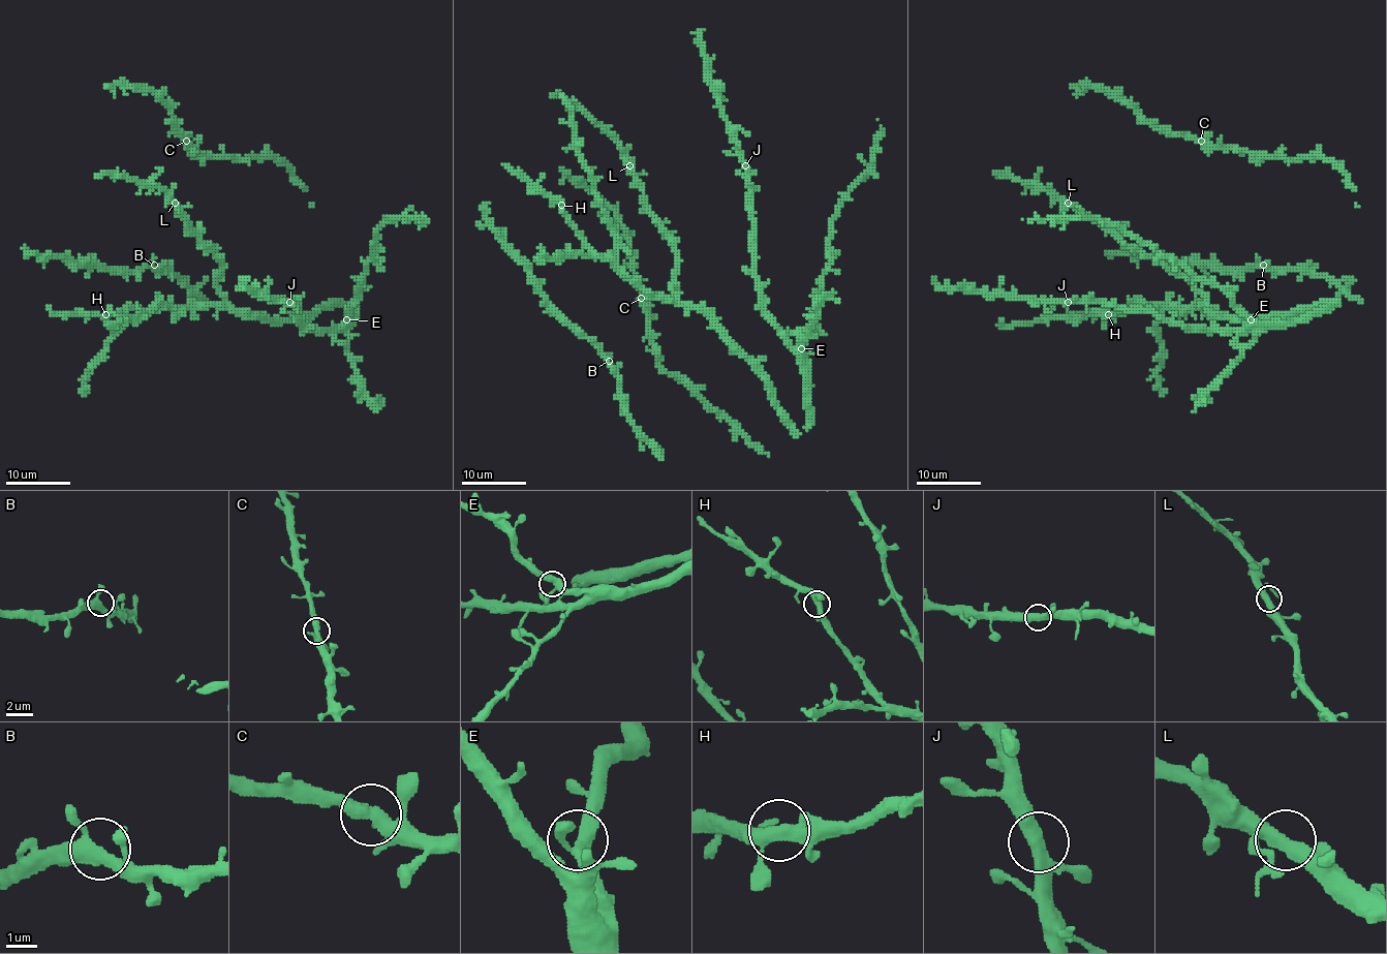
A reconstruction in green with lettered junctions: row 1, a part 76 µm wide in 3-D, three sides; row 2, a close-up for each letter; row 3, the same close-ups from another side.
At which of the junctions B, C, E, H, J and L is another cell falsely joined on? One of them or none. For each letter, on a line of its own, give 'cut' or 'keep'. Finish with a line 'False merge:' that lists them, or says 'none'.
B: keep
C: keep
E: keep
H: keep
J: keep
L: keep
False merge: none

